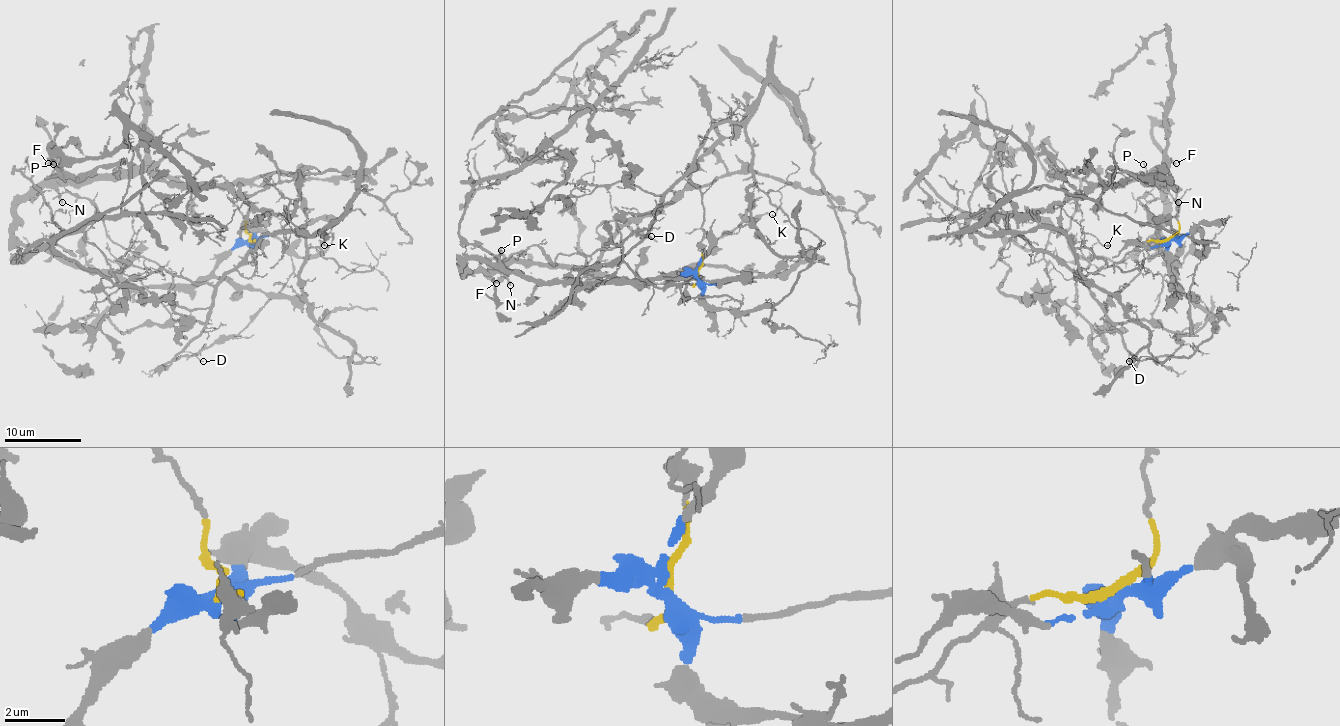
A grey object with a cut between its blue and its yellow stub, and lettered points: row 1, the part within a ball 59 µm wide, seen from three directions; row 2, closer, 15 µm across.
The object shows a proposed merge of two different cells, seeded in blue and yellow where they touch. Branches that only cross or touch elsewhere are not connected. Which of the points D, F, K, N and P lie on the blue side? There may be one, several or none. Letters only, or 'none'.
F, N, P

